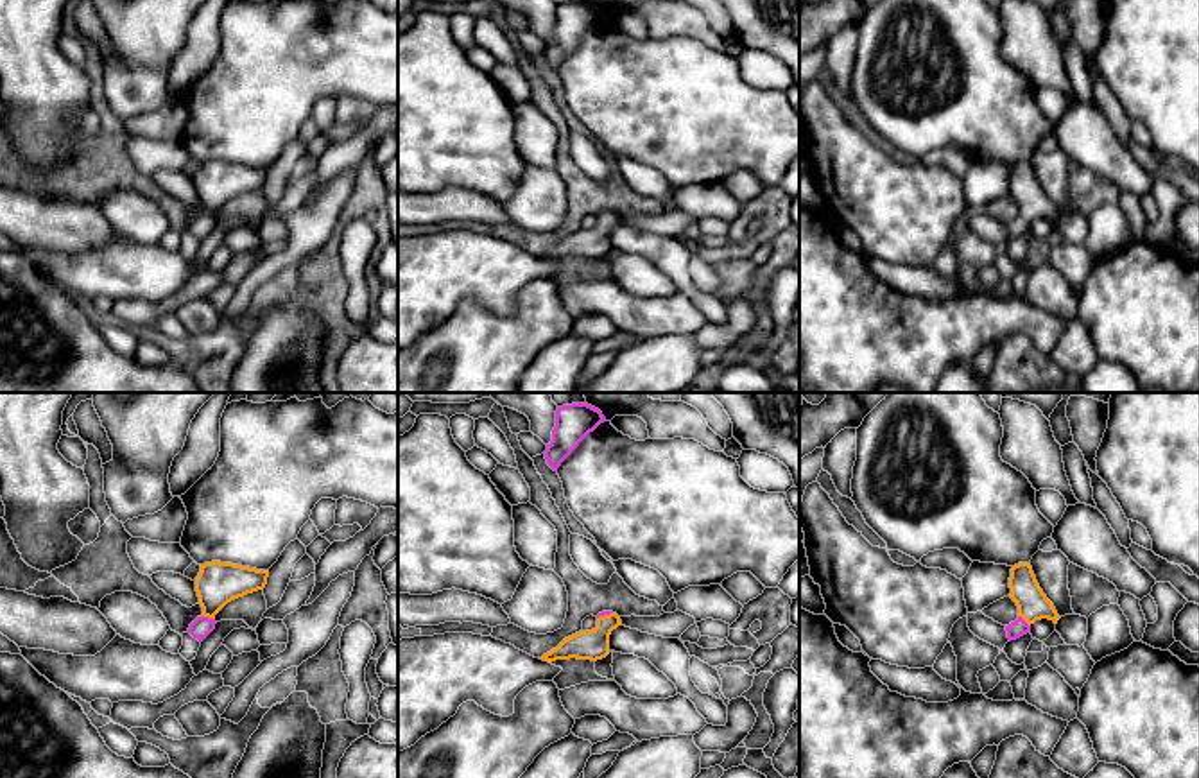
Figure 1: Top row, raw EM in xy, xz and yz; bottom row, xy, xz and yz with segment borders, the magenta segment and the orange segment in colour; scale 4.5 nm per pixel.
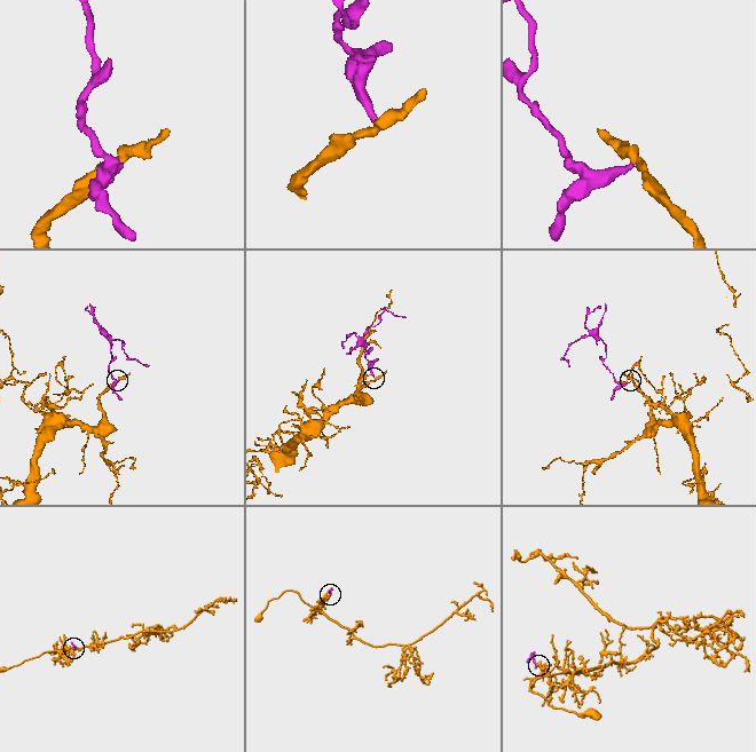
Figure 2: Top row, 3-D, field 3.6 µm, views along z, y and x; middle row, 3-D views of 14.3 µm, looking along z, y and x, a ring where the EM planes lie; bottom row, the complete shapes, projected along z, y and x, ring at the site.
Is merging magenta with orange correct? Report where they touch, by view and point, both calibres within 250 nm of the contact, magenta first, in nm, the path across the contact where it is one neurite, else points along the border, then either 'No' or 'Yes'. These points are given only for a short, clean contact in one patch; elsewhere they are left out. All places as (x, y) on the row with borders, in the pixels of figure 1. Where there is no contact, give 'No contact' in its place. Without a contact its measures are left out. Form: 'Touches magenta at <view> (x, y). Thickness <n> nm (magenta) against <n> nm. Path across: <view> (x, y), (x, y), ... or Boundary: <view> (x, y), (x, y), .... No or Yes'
Touches magenta at xy (207, 617). Thickness 90 nm (magenta) against 190 nm. Path across: xy (201, 626), (207, 617), (217, 583). Yes

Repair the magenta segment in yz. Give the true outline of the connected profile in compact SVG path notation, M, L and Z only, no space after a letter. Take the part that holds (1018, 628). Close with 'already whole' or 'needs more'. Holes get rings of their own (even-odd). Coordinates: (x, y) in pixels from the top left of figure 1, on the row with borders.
M1018 563L1011 568L1009 588L1009 597L1018 606L1018 618L1005 626L1009 642L1027 635L1036 620L1048 618L1057 624L1061 618L1039 588L1031 563Z; needs more

